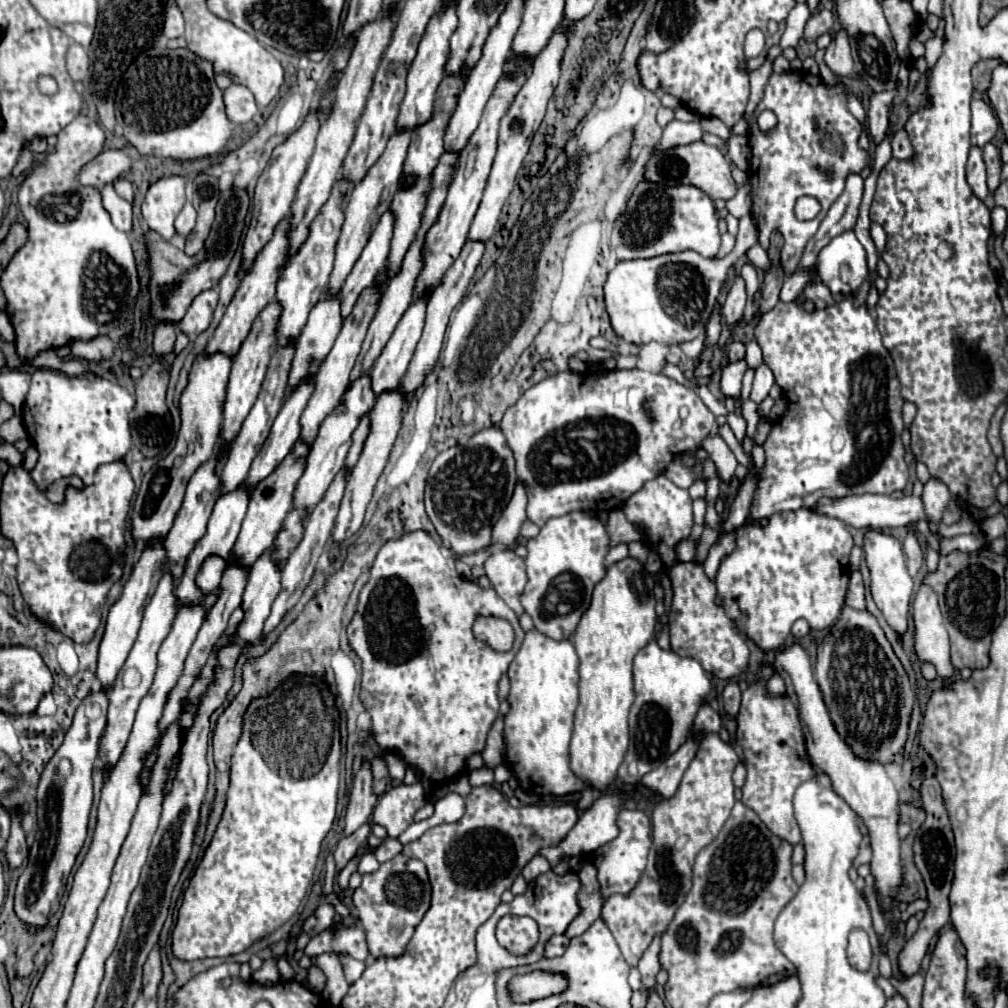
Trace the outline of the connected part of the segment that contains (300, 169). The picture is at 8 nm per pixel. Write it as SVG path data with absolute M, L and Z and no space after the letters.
M318 108L310 110L304 124L294 132L290 134L282 144L278 144L272 152L272 158L266 166L266 170L262 172L262 176L258 178L258 184L256 184L256 192L254 192L254 212L252 212L252 222L248 226L248 234L246 234L246 240L244 240L244 252L242 252L242 258L244 258L244 270L254 262L256 254L264 248L264 244L270 240L270 236L274 234L274 228L276 224L290 212L290 206L296 198L296 190L298 190L298 184L306 172L306 166L308 166L308 160L314 152L314 142L316 142L316 134L318 134L318 128L320 128L320 120L322 114Z

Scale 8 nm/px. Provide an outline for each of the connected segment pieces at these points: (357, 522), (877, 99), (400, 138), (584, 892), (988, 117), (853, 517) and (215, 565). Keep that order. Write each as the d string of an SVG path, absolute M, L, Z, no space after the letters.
M396 388L396 390L386 390L382 392L378 398L376 398L376 404L370 412L370 432L368 432L368 438L364 442L364 448L362 448L362 454L360 454L360 460L356 462L356 466L352 468L350 472L350 478L348 478L348 486L346 486L346 492L344 492L344 498L342 498L342 504L340 504L340 512L338 512L338 518L336 518L336 532L334 532L334 544L332 544L332 558L338 554L338 546L344 538L350 538L352 534L358 532L358 528L362 526L362 520L364 520L364 512L366 512L366 506L372 498L372 490L388 462L388 456L390 456L390 450L394 446L394 440L398 436L398 430L402 426L402 414L406 410L406 404L408 404L408 398L406 394L402 392L402 388Z
M872 92L870 96L870 106L868 106L868 130L870 136L874 140L874 144L878 144L888 128L888 108L890 102L894 98L896 92Z
M398 130L394 132L394 136L390 136L388 144L386 144L386 152L382 152L382 156L378 158L378 164L374 164L374 168L370 168L370 172L366 172L366 180L362 180L362 184L354 184L352 192L348 194L348 204L346 204L346 220L342 226L342 236L338 240L336 246L336 262L334 262L334 270L328 282L328 290L332 294L336 294L346 276L350 274L354 262L358 260L362 248L366 246L374 226L378 224L382 212L386 212L390 208L390 200L394 198L394 192L398 190L398 180L402 176L402 166L406 160L406 152L408 152L408 144L410 144L410 132L408 130Z
M584 864L580 870L580 880L582 880L582 890L580 890L580 906L582 912L580 916L568 926L566 936L574 938L580 936L590 928L594 920L600 918L600 908L602 908L602 896L600 896L600 884L596 880L596 868L592 864Z
M972 100L972 130L970 130L970 140L974 146L984 146L988 144L996 132L998 132L998 118L994 110L990 108L988 102L984 100Z
M842 496L842 500L822 500L814 512L822 512L824 516L834 516L836 520L842 520L848 526L854 528L872 528L872 530L882 530L882 528L898 528L906 526L912 520L924 518L924 504L918 496L904 496L900 500L892 496Z
M208 556L200 570L198 570L198 576L196 576L196 586L200 588L202 596L208 596L212 594L218 586L220 586L220 578L222 578L222 572L226 568L226 560L222 556Z

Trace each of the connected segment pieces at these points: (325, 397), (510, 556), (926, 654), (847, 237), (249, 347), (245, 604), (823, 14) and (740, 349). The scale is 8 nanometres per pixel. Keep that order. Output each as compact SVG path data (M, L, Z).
M372 284L372 286L368 286L368 288L358 296L358 300L356 300L356 304L354 304L350 316L346 316L346 320L344 320L342 332L338 334L338 338L336 338L336 342L334 342L330 354L328 354L326 360L320 364L320 370L318 370L318 374L316 374L316 390L314 390L314 394L312 394L312 398L310 398L308 406L306 406L306 410L304 410L304 414L302 414L302 418L300 418L300 422L302 422L302 434L300 434L300 438L304 438L308 444L312 444L312 442L316 440L316 434L318 434L318 430L320 430L322 420L334 410L334 406L338 404L342 392L346 390L346 386L348 386L348 382L350 382L350 372L352 372L354 362L356 362L356 358L358 358L358 354L360 354L362 340L364 340L364 336L366 336L366 330L368 330L370 320L372 320L372 316L376 314L376 310L378 310L378 304L374 304L374 284Z
M498 550L488 556L484 570L486 570L486 578L490 580L492 588L498 592L498 596L514 612L524 612L524 608L520 604L520 594L526 586L524 560L518 558L512 550Z
M920 584L912 608L918 658L922 662L932 662L938 670L938 676L952 676L956 670L950 664L948 634L942 624L936 592L928 584Z
M854 230L842 232L820 250L816 270L834 296L850 296L862 286L868 276L868 264L866 250Z
M276 300L270 302L256 316L246 340L242 342L242 348L234 356L234 366L232 366L226 402L224 402L224 422L222 422L222 430L220 430L220 442L232 442L238 436L244 418L248 416L250 408L254 406L254 400L258 398L258 392L260 392L260 386L264 380L264 372L266 372L268 362L270 362L270 354L274 352L274 346L276 346L276 328L278 328L278 316L280 314L282 314L280 304Z
M274 544L266 550L266 556L260 556L250 570L250 578L242 596L242 608L246 612L244 622L238 628L238 636L246 642L256 642L262 634L264 620L270 616L270 606L280 592L282 568L270 560L270 552L274 552Z
M822 8L818 12L818 16L810 16L808 24L806 24L806 32L804 32L804 40L806 42L816 42L822 34L828 34L834 25L834 15L831 10Z
M732 342L730 346L728 346L728 360L730 362L738 362L738 360L744 360L744 356L746 356L746 348L744 348L744 344L740 344L740 342Z

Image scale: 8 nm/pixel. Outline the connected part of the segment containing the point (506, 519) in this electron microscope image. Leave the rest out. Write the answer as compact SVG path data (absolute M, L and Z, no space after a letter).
M518 482L510 504L502 512L500 520L494 524L494 532L492 532L494 544L510 546L510 544L516 542L516 538L520 534L520 528L522 528L522 524L526 520L526 504L528 504L526 488L524 488L522 482Z

